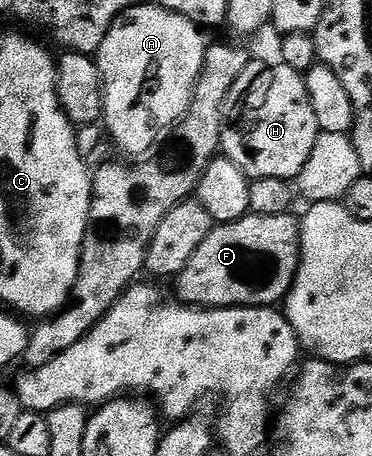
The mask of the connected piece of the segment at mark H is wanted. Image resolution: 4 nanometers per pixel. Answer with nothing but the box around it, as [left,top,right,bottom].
[221,60,321,182]

